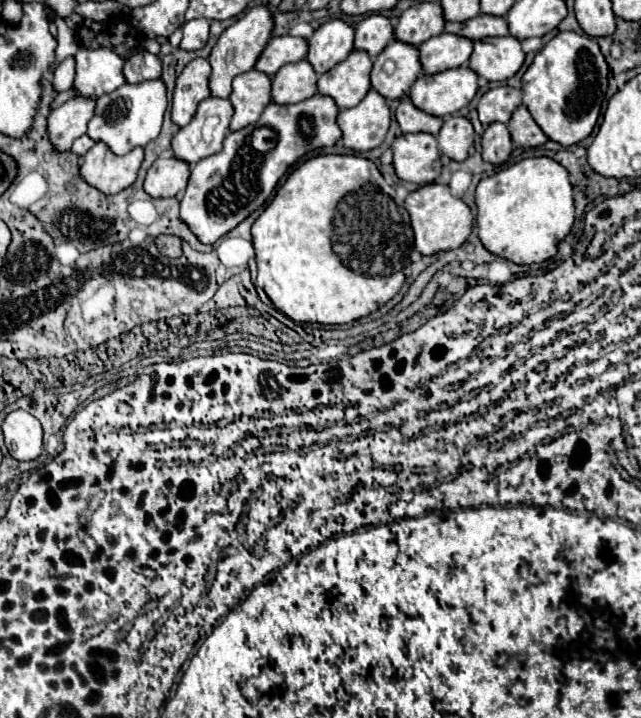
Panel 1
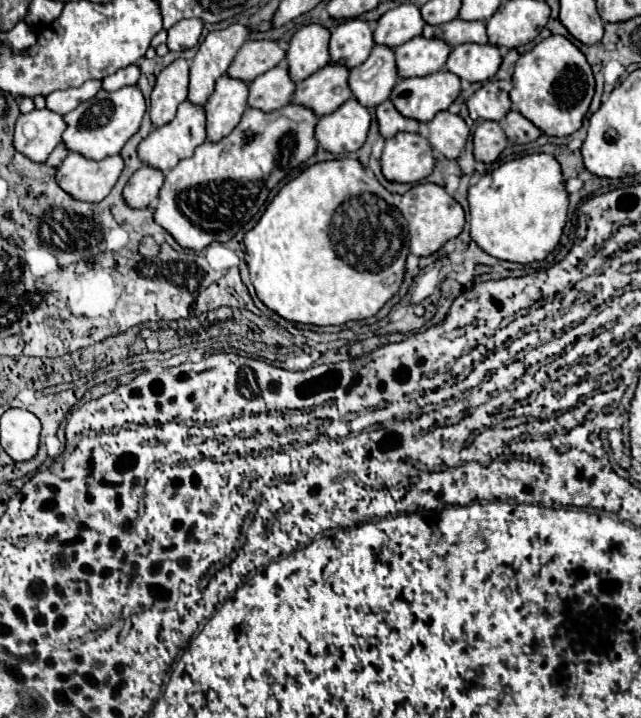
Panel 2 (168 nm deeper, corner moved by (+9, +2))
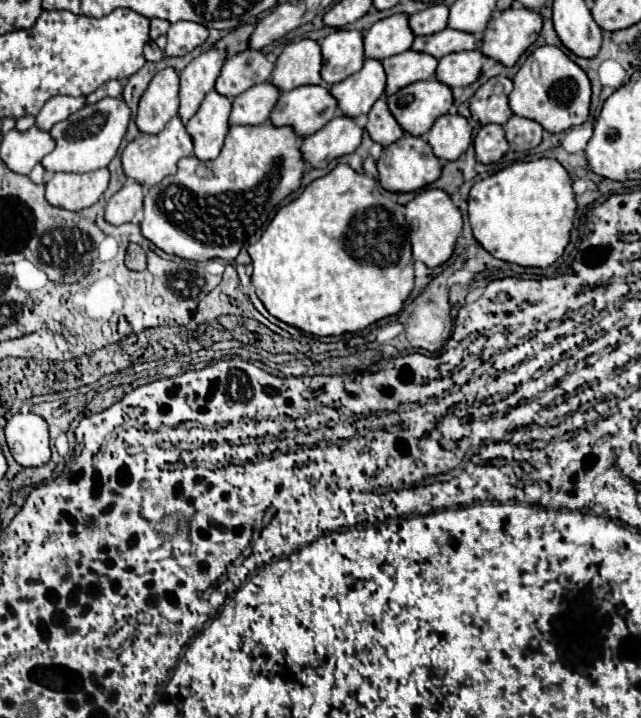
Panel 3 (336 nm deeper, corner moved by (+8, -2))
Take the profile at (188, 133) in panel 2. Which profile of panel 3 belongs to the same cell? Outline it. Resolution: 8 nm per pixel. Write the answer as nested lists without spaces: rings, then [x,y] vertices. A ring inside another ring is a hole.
[[[173,117],[165,129],[157,135],[137,135],[137,139],[133,139],[121,153],[121,165],[123,165],[123,173],[141,183],[143,187],[153,187],[155,183],[159,183],[163,177],[167,175],[175,175],[177,171],[177,161],[181,157],[189,157],[193,155],[193,143],[191,137],[185,131],[185,125],[181,123],[179,117]]]

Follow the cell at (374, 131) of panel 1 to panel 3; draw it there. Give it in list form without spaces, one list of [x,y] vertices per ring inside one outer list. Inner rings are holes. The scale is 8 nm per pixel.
[[[337,115],[323,129],[301,141],[301,157],[313,169],[327,167],[333,159],[353,153],[361,143],[361,127],[351,117]]]

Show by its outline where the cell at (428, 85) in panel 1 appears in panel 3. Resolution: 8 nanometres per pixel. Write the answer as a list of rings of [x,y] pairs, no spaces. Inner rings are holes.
[[[437,79],[419,81],[403,87],[387,97],[387,105],[395,121],[409,135],[425,135],[437,117],[445,115],[453,105],[451,89]],[[403,97],[411,97],[407,105],[399,105]]]

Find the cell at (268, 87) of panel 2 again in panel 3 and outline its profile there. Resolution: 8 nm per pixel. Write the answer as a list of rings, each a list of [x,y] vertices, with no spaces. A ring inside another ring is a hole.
[[[261,83],[237,95],[233,99],[233,109],[229,115],[229,125],[261,125],[269,119],[271,109],[279,99],[279,91],[271,83]]]

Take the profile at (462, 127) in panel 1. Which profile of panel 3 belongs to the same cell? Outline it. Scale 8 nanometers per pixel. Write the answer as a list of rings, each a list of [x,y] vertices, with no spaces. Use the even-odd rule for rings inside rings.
[[[443,115],[427,133],[427,141],[439,159],[455,161],[473,141],[473,129],[463,115]]]

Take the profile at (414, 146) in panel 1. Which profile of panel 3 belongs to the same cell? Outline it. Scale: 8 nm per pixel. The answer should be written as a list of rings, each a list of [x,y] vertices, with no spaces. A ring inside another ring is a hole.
[[[405,133],[399,141],[395,141],[383,149],[383,153],[377,161],[377,169],[379,169],[381,187],[387,191],[393,191],[393,193],[411,193],[411,191],[427,187],[429,183],[433,183],[441,177],[441,163],[433,155],[431,145],[423,137],[413,137],[409,133]]]

